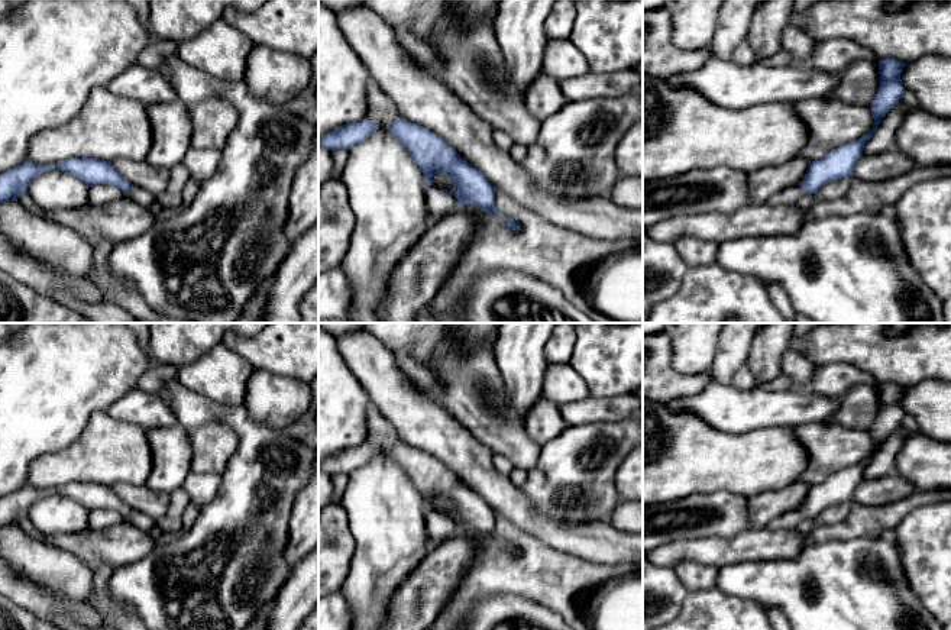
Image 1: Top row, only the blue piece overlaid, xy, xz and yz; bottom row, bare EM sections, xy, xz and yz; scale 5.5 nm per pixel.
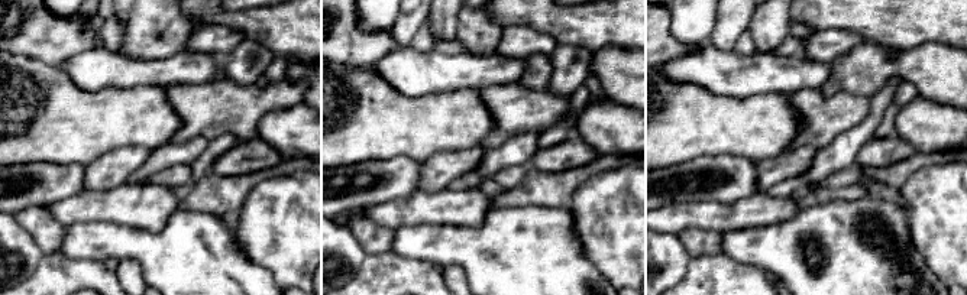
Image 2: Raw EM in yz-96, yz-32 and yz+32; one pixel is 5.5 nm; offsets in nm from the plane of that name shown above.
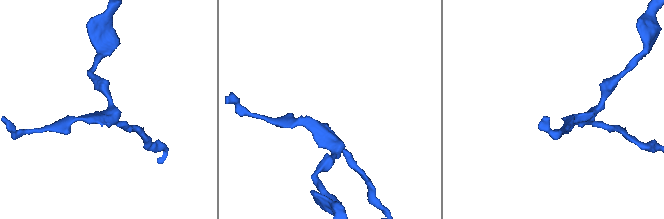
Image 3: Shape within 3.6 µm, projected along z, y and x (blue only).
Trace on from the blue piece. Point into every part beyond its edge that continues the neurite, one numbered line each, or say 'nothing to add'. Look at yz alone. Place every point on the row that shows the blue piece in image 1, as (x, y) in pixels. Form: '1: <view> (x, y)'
1: yz (789, 196)

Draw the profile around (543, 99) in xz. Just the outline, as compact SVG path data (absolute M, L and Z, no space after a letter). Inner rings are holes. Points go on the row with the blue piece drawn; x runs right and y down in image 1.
M544 72L533 81L525 93L525 106L538 122L557 113L565 103L560 83Z

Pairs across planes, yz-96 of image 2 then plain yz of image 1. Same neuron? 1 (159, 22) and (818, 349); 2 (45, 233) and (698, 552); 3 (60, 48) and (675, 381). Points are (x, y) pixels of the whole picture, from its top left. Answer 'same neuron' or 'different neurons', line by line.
1: different neurons
2: different neurons
3: same neuron

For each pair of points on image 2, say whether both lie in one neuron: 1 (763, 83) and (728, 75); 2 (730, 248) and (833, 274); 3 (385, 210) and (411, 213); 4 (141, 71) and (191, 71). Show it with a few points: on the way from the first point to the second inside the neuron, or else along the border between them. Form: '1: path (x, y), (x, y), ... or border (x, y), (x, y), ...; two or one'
1: path (754, 75), (737, 75); one
2: path (756, 248), (782, 249), (807, 274); one
3: path (391, 213), (406, 213); one
4: path (154, 71), (178, 71); one

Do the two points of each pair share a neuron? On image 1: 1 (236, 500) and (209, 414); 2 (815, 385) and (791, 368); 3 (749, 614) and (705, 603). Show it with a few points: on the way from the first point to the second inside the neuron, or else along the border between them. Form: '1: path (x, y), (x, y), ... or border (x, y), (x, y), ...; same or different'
1: path (246, 474), (246, 433), (235, 422); same
2: border (821, 367), (805, 388); different
3: path (738, 614), (715, 613); same

